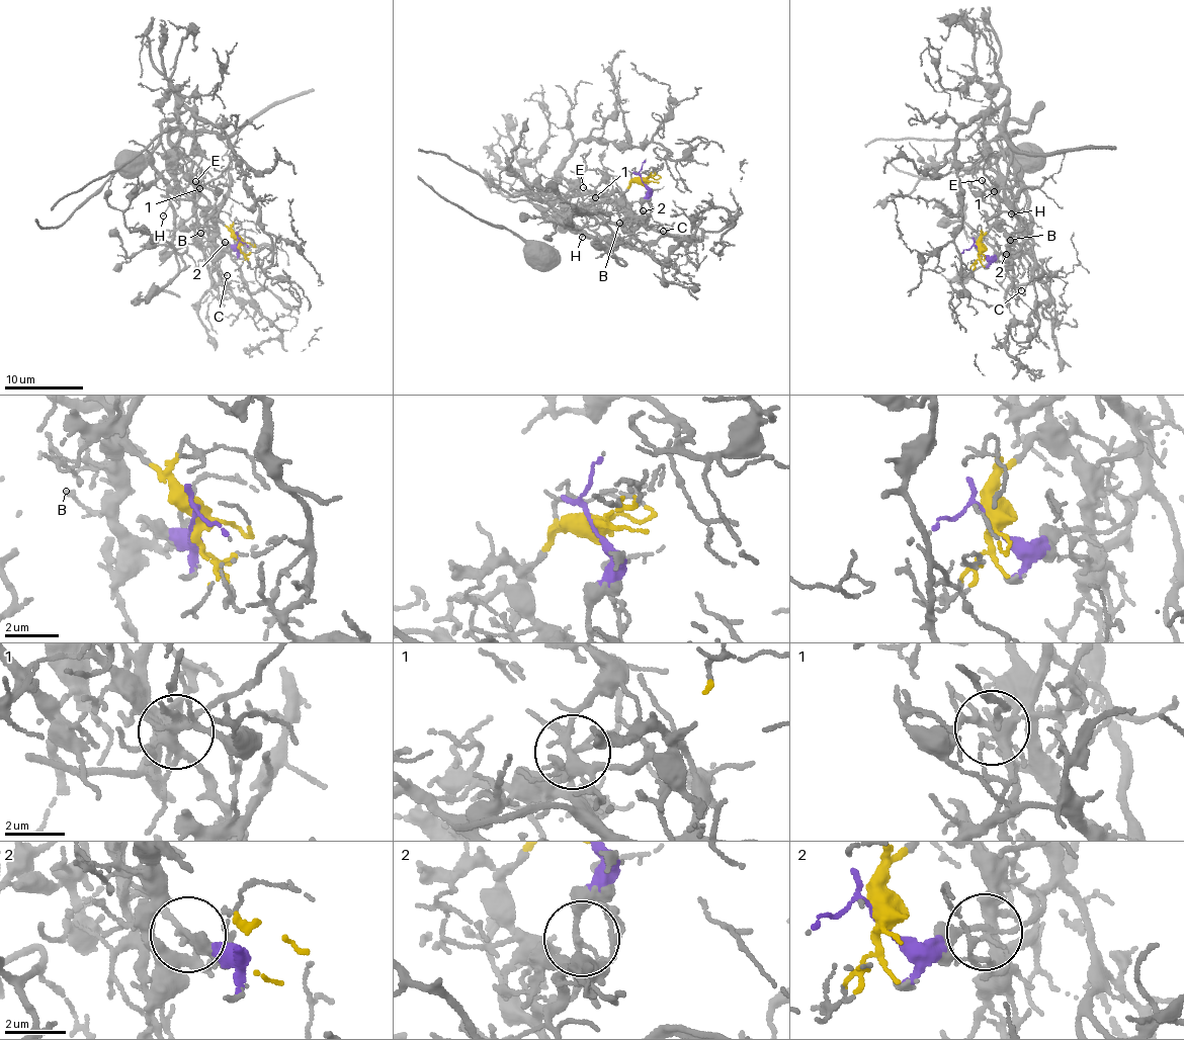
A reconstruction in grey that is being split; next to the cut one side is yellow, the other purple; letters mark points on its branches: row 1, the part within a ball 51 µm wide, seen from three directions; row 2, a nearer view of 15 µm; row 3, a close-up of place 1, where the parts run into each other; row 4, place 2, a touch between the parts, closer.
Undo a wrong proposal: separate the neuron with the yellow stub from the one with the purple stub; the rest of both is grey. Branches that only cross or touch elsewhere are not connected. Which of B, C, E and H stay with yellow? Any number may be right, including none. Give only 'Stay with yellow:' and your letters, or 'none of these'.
Stay with yellow: B, C, E

